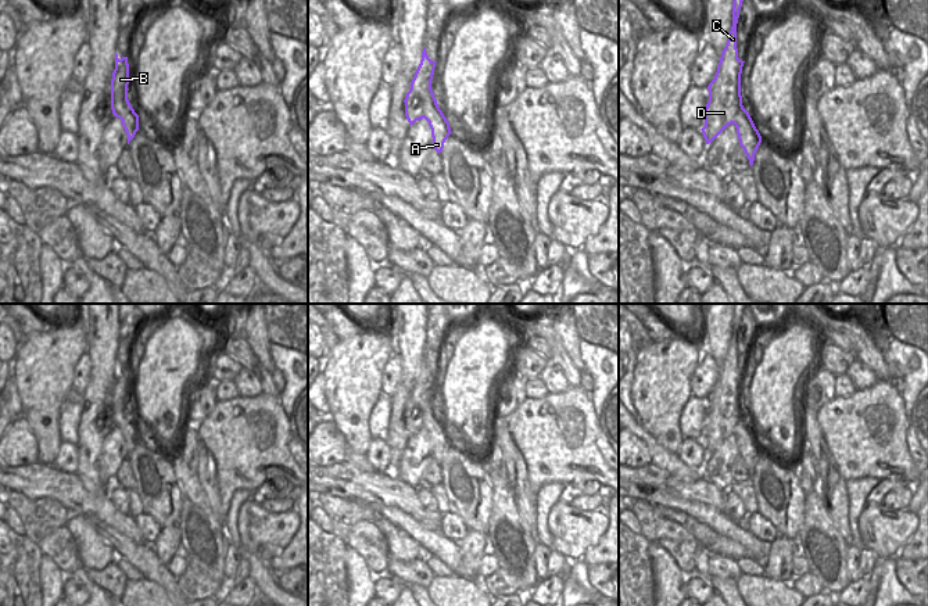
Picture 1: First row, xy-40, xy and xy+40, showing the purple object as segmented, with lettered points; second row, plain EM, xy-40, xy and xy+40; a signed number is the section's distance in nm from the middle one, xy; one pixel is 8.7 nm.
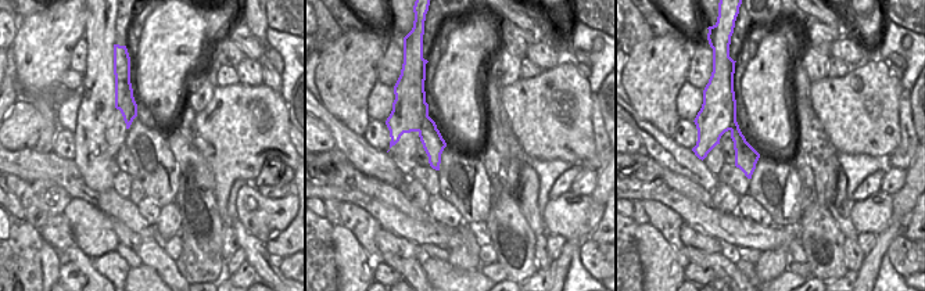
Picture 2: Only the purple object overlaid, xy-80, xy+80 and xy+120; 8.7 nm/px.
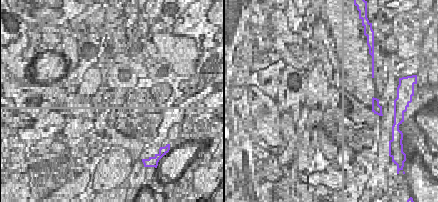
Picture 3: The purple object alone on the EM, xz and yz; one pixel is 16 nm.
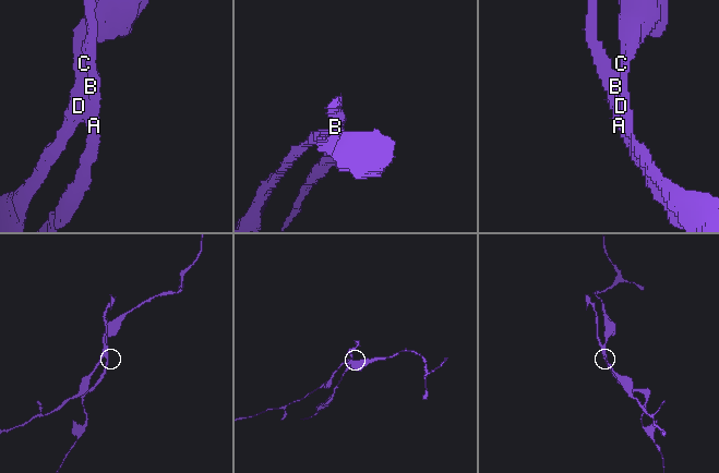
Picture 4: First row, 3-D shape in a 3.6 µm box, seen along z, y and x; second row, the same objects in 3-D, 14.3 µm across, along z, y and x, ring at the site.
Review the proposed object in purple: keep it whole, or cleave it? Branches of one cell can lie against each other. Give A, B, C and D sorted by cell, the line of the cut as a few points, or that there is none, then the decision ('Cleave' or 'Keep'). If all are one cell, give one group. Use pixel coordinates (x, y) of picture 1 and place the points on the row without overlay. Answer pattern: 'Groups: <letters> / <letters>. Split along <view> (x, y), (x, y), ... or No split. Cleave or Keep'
Groups: A B / C D. Split along xy (430, 386), (420, 402), (422, 427). Cleave

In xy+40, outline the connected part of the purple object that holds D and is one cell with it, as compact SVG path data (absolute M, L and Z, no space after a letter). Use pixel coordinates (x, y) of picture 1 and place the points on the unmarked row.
M734 304L732 337L721 363L714 390L709 394L709 412L705 419L705 437L701 440L706 455L712 453L728 435L742 416L741 384L744 373L738 369L737 334L744 308L748 304Z

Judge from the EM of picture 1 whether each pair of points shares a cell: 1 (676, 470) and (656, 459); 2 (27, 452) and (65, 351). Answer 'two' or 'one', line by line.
1: one
2: two

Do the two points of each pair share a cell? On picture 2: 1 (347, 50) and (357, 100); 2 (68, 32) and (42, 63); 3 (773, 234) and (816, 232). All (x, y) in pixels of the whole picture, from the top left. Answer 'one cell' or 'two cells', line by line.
1: one cell
2: one cell
3: two cells

